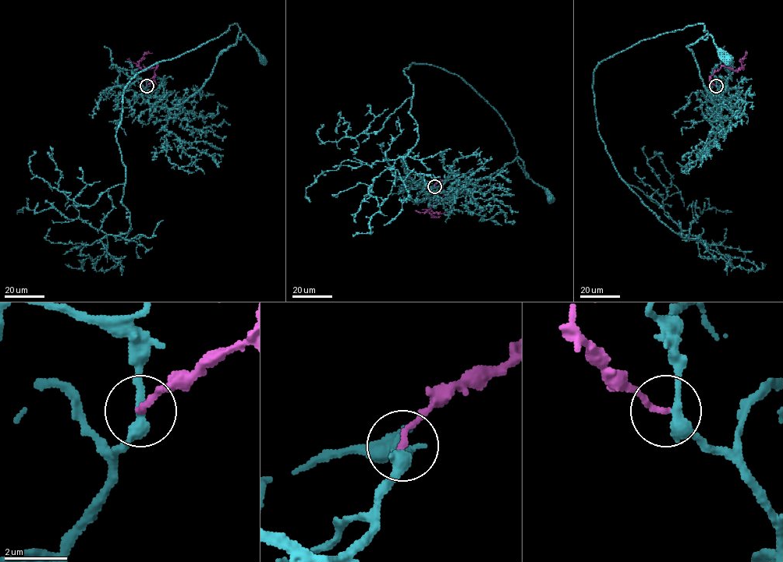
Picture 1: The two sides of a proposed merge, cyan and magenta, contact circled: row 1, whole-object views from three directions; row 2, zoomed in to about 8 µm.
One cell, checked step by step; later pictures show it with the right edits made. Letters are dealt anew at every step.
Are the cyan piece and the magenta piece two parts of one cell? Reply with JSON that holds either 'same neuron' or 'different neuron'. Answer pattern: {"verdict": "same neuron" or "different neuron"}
{"verdict": "same neuron"}

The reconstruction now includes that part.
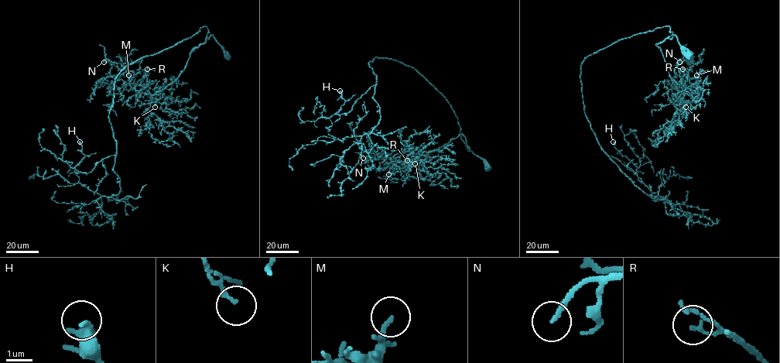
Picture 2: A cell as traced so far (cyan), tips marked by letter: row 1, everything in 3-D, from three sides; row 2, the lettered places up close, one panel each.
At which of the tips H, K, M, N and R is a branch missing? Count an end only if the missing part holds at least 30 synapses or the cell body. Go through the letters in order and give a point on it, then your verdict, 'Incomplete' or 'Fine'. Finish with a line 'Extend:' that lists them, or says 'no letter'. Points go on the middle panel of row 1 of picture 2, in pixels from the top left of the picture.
H: Place: (340, 90). Fine
K: Place: (415, 163). Fine
M: Place: (388, 174). Incomplete
N: Place: (363, 158). Incomplete
R: Place: (407, 160). Fine
Extend: M, N

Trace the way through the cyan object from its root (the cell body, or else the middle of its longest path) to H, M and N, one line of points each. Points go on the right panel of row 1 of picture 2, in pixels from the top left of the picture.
H: (689, 56), (663, 26), (583, 61), (591, 130), (607, 155), (636, 172), (613, 142)
M: (689, 56), (675, 35), (656, 44), (661, 48), (669, 76), (681, 94), (685, 89), (685, 82), (696, 75)
N: (689, 56), (675, 35), (656, 44), (681, 94), (685, 86), (676, 66), (679, 59), (679, 62)

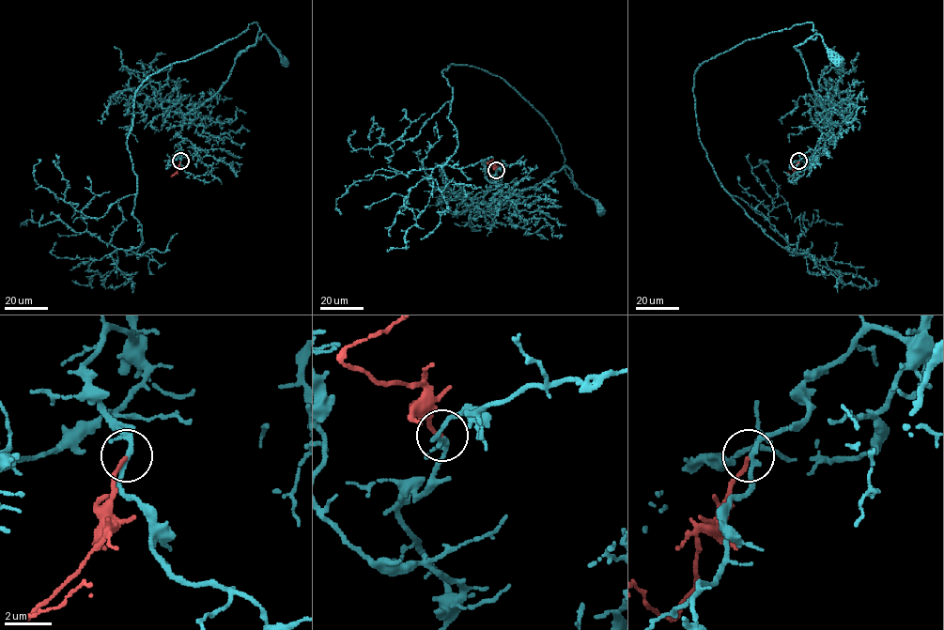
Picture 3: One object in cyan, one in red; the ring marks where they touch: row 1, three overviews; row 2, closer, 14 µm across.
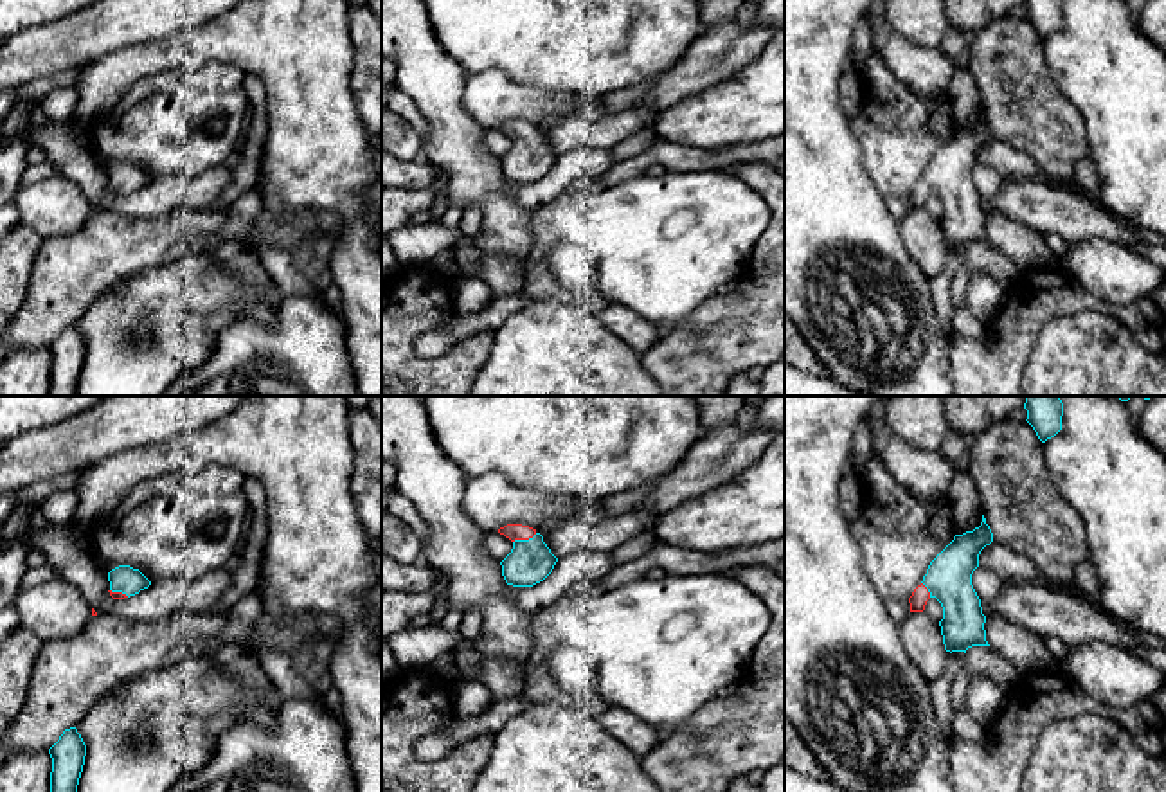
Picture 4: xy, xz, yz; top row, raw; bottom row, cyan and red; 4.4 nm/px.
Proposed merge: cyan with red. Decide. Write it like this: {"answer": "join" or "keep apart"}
{"answer": "join"}

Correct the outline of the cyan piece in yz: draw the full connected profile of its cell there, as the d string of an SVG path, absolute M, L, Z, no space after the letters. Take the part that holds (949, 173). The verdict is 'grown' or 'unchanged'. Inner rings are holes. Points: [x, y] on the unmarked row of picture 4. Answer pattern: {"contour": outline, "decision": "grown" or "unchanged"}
{"contour": "M982 119L973 128L955 131L954 137L930 158L923 178L909 194L910 209L923 209L930 194L943 203L939 218L946 248L964 248L972 243L990 243L986 238L986 212L972 182L981 148L993 139L993 130Z", "decision": "grown"}

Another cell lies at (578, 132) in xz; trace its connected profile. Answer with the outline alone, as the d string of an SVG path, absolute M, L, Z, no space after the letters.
M626 108L617 113L606 113L601 119L576 115L554 128L542 130L542 133L556 155L587 146L605 146L612 149L635 131L651 128L655 117L650 108Z

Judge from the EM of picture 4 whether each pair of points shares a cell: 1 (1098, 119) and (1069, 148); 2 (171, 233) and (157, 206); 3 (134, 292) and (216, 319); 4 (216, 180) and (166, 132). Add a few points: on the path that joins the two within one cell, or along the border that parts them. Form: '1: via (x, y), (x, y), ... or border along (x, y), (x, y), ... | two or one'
1: border along (1062, 94), (1082, 117), (1089, 157) | two
2: border along (204, 206), (166, 211), (157, 216), (119, 215) | two
3: border along (234, 314), (215, 312), (207, 324) | two
4: border along (222, 164), (197, 177), (166, 177) | two

